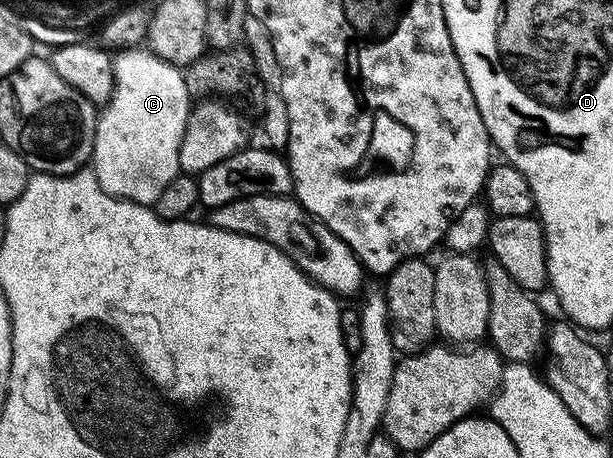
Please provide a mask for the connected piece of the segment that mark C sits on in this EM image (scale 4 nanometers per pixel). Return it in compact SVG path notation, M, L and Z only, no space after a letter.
M126 47L112 58L113 95L105 102L97 118L91 168L105 193L122 201L152 206L163 195L163 187L181 173L179 147L189 118L191 94L184 72L178 66L159 59L145 47Z

